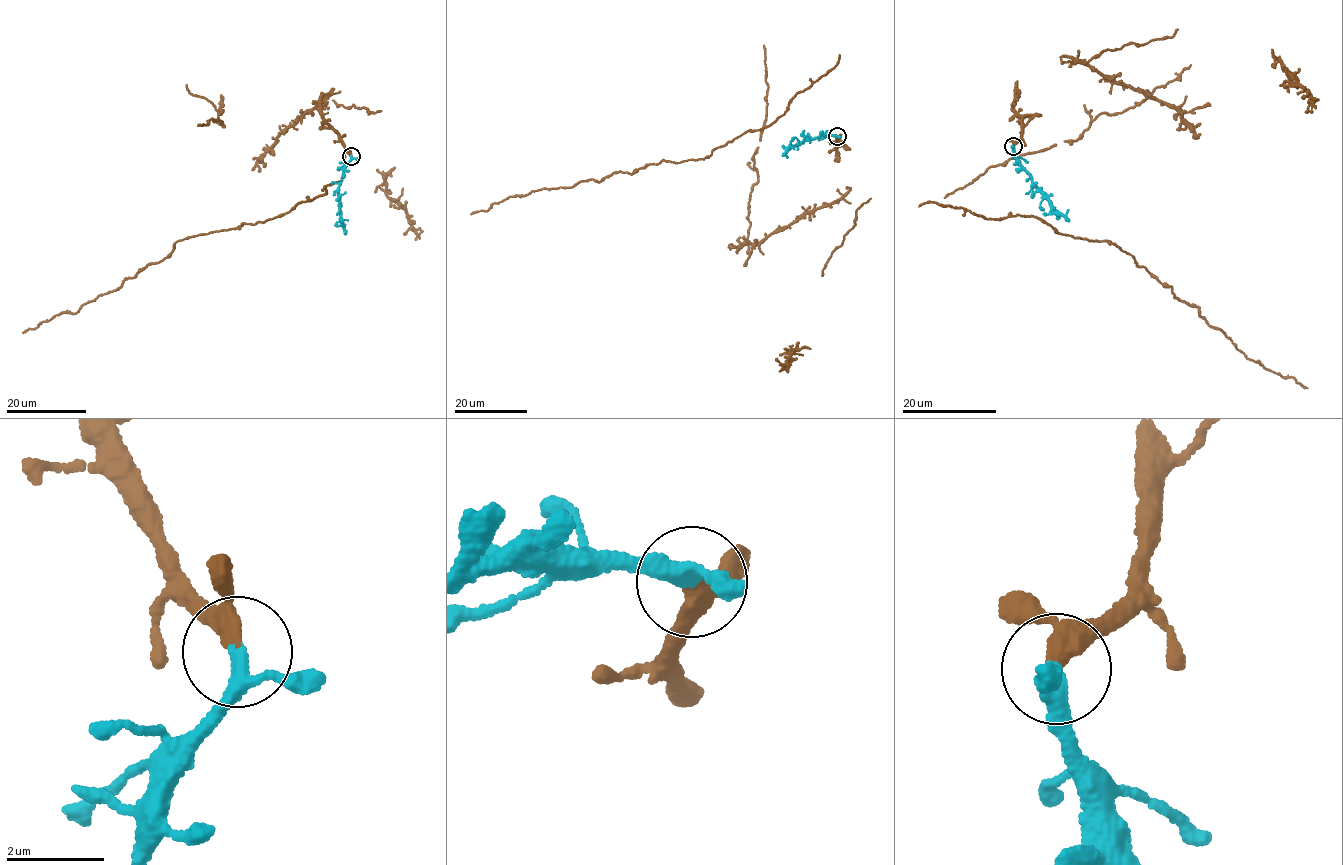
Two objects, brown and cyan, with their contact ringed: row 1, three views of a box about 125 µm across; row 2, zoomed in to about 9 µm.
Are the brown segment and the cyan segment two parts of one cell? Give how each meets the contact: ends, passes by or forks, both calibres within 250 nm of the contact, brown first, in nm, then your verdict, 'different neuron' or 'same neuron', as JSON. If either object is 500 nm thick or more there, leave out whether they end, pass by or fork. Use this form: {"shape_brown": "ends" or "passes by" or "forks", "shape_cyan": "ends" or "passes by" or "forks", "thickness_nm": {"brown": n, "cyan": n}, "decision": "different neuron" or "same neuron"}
{"shape_brown": "passes by", "shape_cyan": "passes by", "thickness_nm": {"brown": 280, "cyan": 280}, "decision": "same neuron"}

